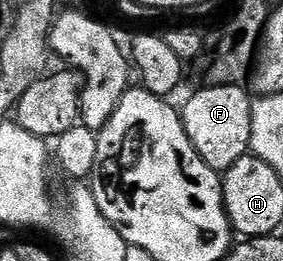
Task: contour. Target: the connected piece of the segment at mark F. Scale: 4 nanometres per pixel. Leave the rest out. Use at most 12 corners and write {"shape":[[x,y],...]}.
{"shape":[[207,85],[182,106],[183,126],[210,169],[248,156],[253,97]]}

